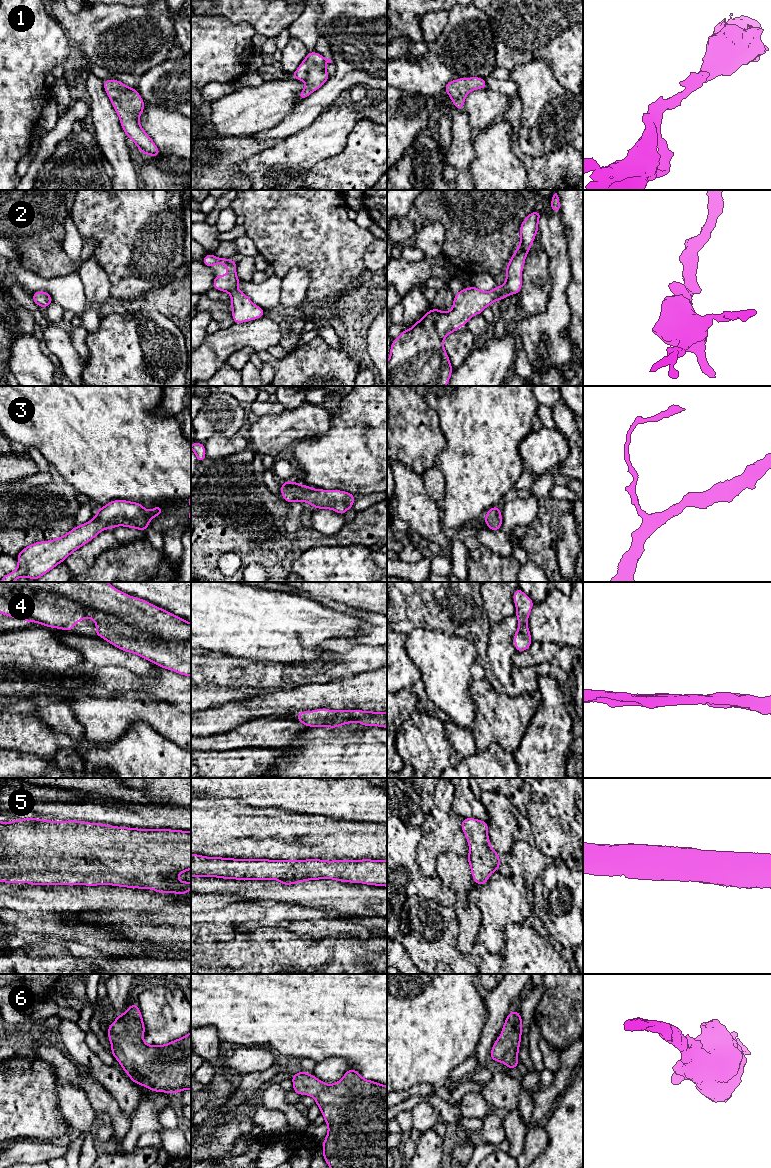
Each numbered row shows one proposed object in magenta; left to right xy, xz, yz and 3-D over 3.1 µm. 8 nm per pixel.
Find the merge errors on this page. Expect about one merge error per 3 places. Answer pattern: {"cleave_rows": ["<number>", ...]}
{"cleave_rows": []}

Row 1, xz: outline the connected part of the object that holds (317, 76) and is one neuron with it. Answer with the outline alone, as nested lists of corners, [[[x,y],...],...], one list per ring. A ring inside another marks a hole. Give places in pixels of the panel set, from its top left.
[[[315,51],[308,52],[298,69],[291,73],[293,79],[305,81],[305,88],[297,95],[298,99],[304,100],[327,82],[330,76],[325,65],[331,62]]]

